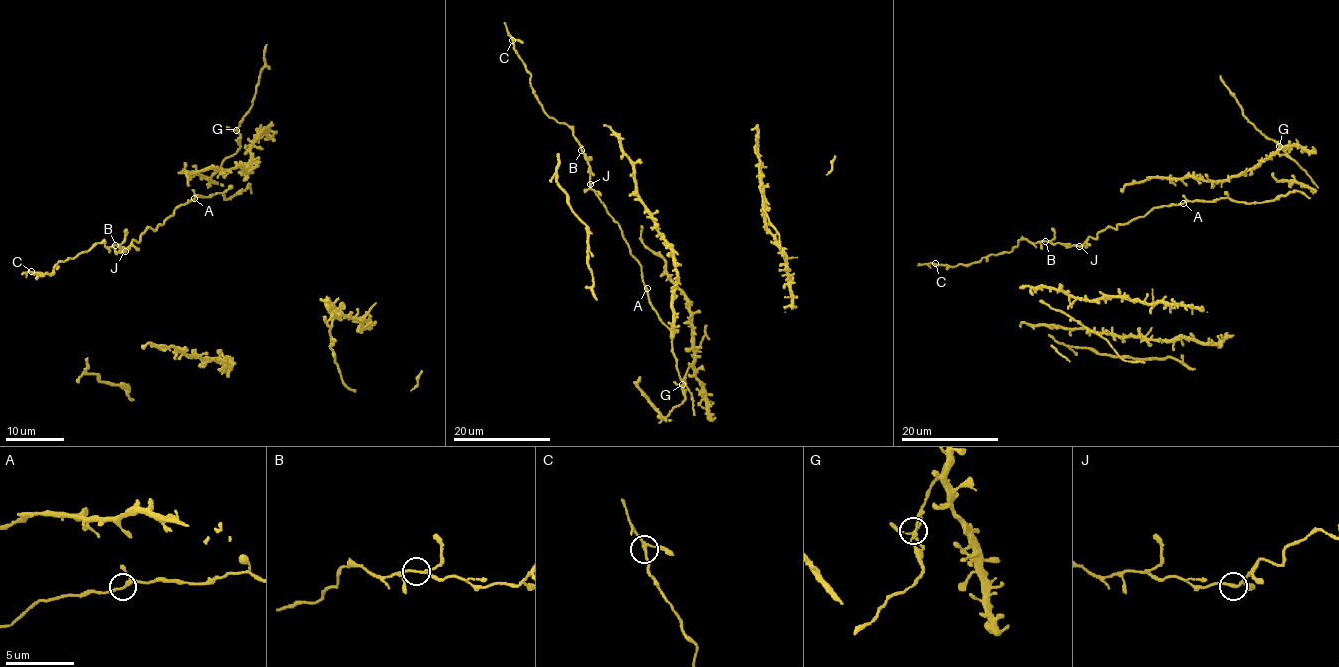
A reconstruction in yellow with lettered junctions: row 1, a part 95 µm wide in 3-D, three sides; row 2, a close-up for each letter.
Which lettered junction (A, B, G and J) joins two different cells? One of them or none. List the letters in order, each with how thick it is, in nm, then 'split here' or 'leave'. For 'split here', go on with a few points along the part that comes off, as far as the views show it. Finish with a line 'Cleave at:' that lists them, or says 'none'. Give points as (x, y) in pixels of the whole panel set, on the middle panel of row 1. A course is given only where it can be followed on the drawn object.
A: 150 nm thick; leave
B: 150 nm thick; split here; foreign part runs (581, 150), (571, 130), (544, 111), (530, 85), (529, 72), (504, 22)
G: 150 nm thick; leave
J: 170 nm thick; leave
Cleave at: B

